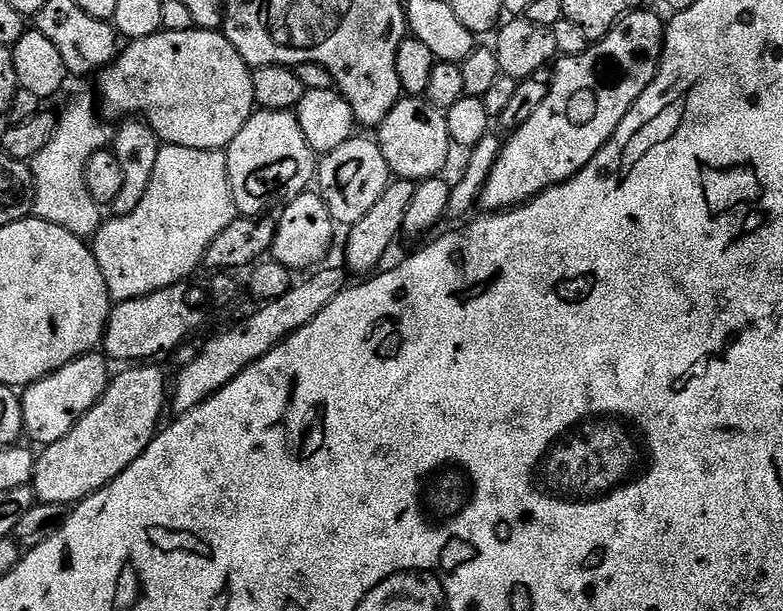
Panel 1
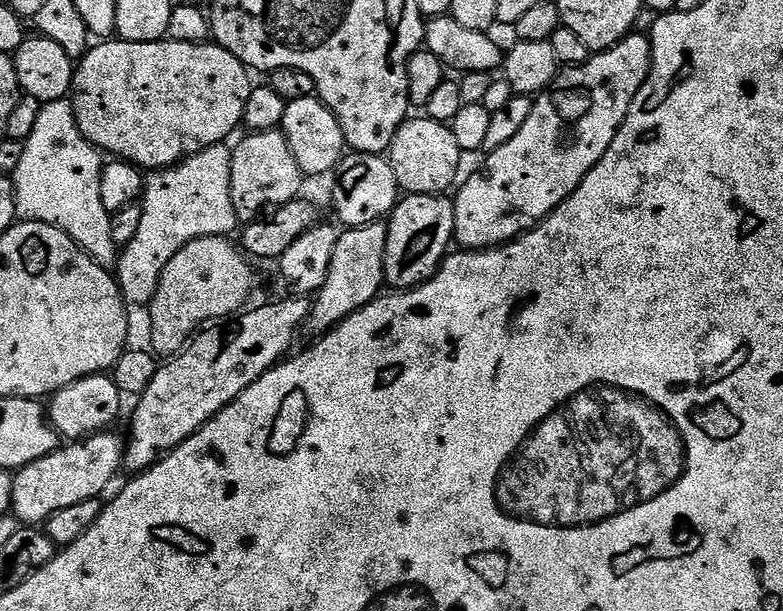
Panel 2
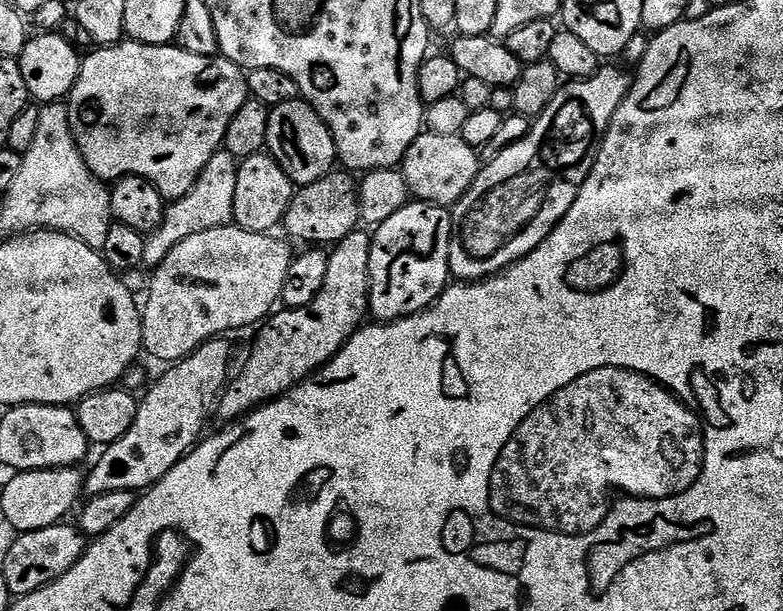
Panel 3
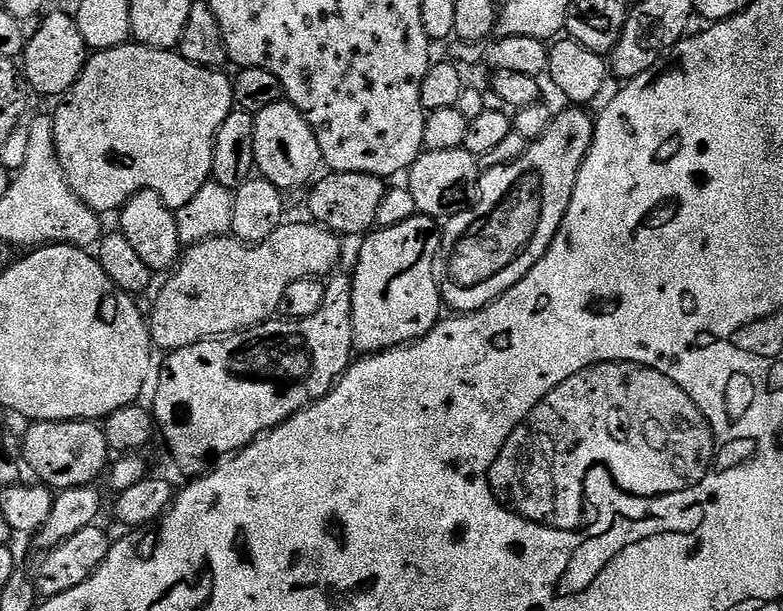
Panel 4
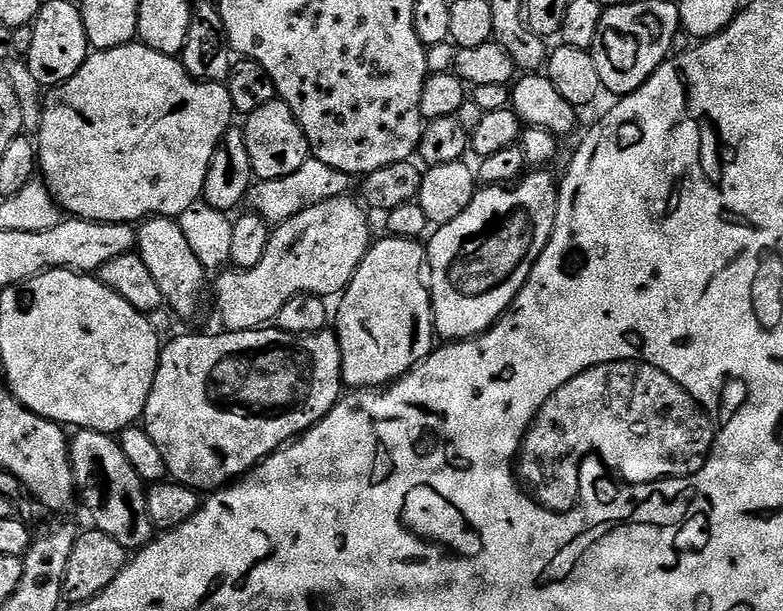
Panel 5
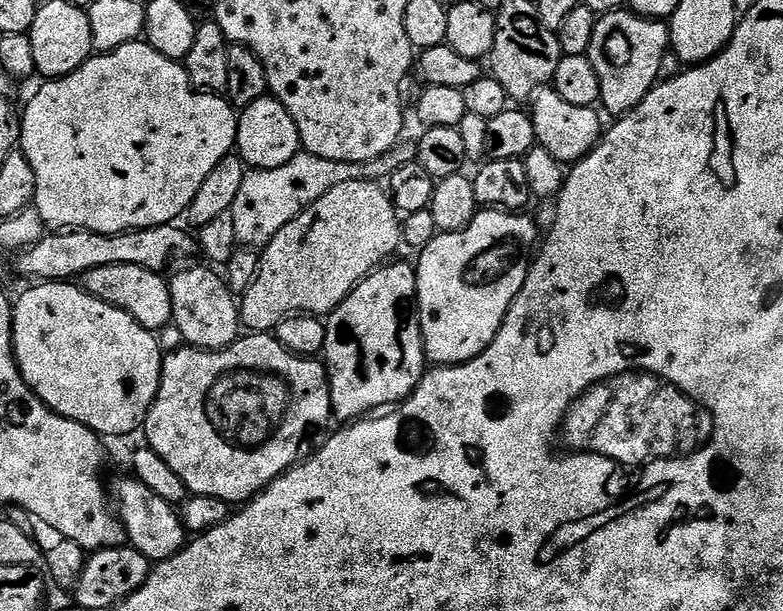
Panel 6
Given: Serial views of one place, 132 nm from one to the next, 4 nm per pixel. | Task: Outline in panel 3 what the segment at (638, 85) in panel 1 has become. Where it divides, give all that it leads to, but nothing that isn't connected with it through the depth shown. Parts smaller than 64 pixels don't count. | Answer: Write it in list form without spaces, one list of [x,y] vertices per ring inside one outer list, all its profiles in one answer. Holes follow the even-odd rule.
[[[604,66],[597,67],[595,74],[587,76],[584,80],[569,79],[567,83],[561,86],[554,94],[550,106],[546,106],[546,110],[542,110],[542,114],[532,120],[532,129],[526,134],[526,138],[514,142],[514,146],[506,146],[506,150],[502,150],[502,154],[498,154],[498,158],[494,158],[494,162],[484,164],[483,167],[481,167],[468,193],[466,193],[451,209],[452,241],[450,242],[450,262],[448,263],[448,271],[457,281],[479,282],[487,280],[488,277],[496,275],[496,273],[502,271],[503,268],[508,268],[511,264],[517,264],[523,256],[531,254],[531,252],[556,229],[560,219],[570,210],[570,206],[574,206],[574,202],[580,193],[580,187],[586,182],[586,178],[590,174],[590,170],[596,161],[596,149],[600,147],[600,142],[603,140],[606,130],[610,126],[610,122],[618,110],[618,106],[622,106],[626,94],[631,90],[632,81],[633,77],[626,69],[604,68]]]

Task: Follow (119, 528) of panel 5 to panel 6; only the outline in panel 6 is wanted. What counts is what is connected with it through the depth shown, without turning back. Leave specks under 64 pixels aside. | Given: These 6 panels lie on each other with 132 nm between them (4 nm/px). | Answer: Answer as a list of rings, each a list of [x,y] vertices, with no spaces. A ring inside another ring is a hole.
[[[131,475],[128,476],[110,484],[110,504],[124,527],[127,543],[153,562],[165,560],[181,552],[190,539],[190,533],[184,528],[179,511],[170,502],[166,502],[166,498],[158,498],[158,494],[150,490],[150,486]]]

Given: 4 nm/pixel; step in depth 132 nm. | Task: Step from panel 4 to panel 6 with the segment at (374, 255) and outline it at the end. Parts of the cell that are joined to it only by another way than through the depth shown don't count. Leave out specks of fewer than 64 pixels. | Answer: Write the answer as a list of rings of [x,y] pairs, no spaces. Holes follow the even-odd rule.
[[[396,262],[371,272],[326,317],[322,359],[328,370],[332,414],[337,421],[355,422],[377,410],[399,405],[412,395],[425,374],[424,339],[420,313],[416,311],[416,270],[411,263],[392,263]]]

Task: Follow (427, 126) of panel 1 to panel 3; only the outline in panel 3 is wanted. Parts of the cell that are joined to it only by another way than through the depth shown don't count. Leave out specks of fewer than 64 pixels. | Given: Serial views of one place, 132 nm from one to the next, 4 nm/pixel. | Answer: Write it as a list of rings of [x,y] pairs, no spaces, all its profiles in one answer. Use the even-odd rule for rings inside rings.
[[[429,131],[413,142],[402,161],[409,193],[417,201],[441,206],[455,206],[468,193],[481,167],[482,161],[477,149],[469,146],[460,135],[447,136]]]

